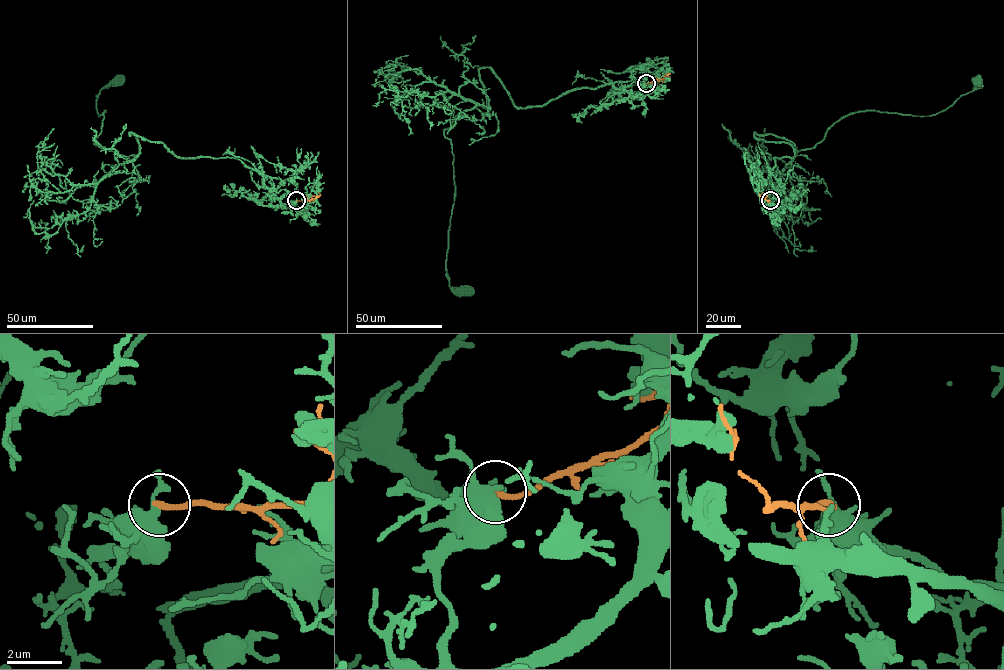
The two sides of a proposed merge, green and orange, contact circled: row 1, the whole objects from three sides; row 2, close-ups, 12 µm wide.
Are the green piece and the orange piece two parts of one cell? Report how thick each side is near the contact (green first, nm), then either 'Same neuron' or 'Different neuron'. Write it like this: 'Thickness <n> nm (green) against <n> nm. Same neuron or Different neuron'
Thickness 340 nm (green) against 240 nm. Different neuron

